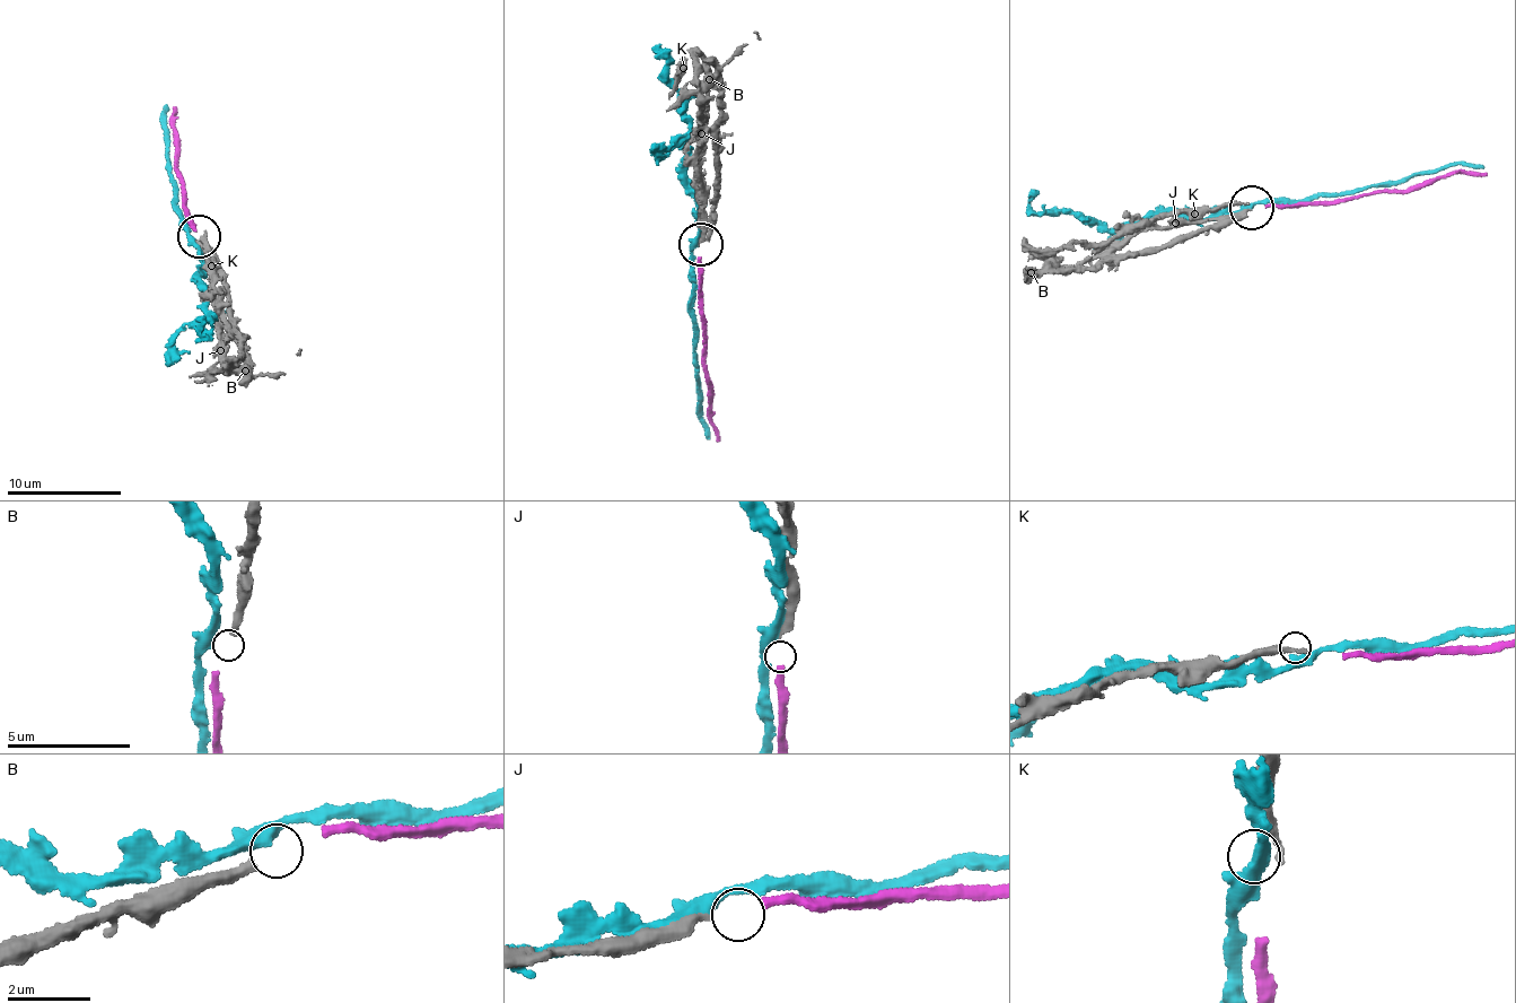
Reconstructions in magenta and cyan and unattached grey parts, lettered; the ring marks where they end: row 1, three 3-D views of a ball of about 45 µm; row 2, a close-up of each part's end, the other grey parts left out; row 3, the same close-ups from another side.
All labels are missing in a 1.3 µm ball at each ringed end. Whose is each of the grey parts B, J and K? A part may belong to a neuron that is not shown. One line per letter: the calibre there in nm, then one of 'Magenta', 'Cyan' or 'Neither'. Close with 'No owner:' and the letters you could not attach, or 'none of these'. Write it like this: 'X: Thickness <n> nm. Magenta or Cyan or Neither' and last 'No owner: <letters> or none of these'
B: Thickness 280 nm. Neither
J: Thickness 220 nm. Magenta
K: Thickness 300 nm. Neither
No owner: B, K

